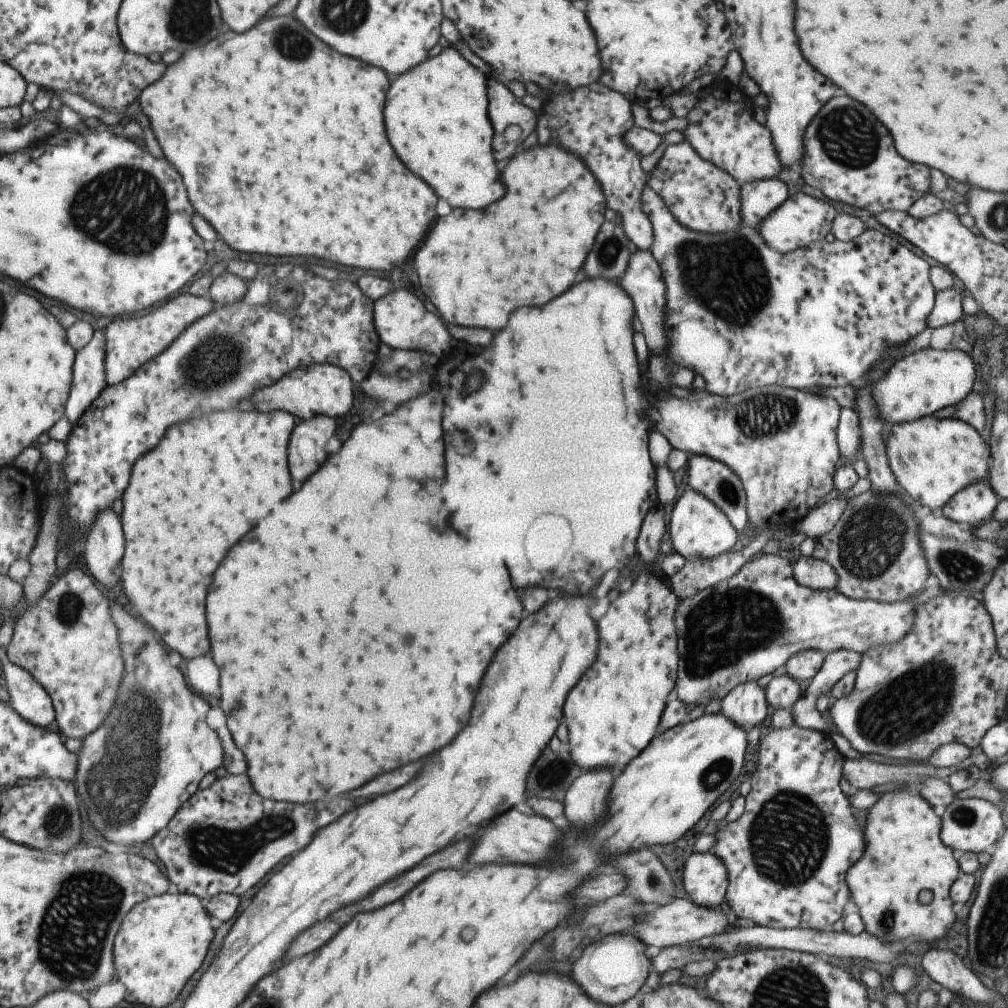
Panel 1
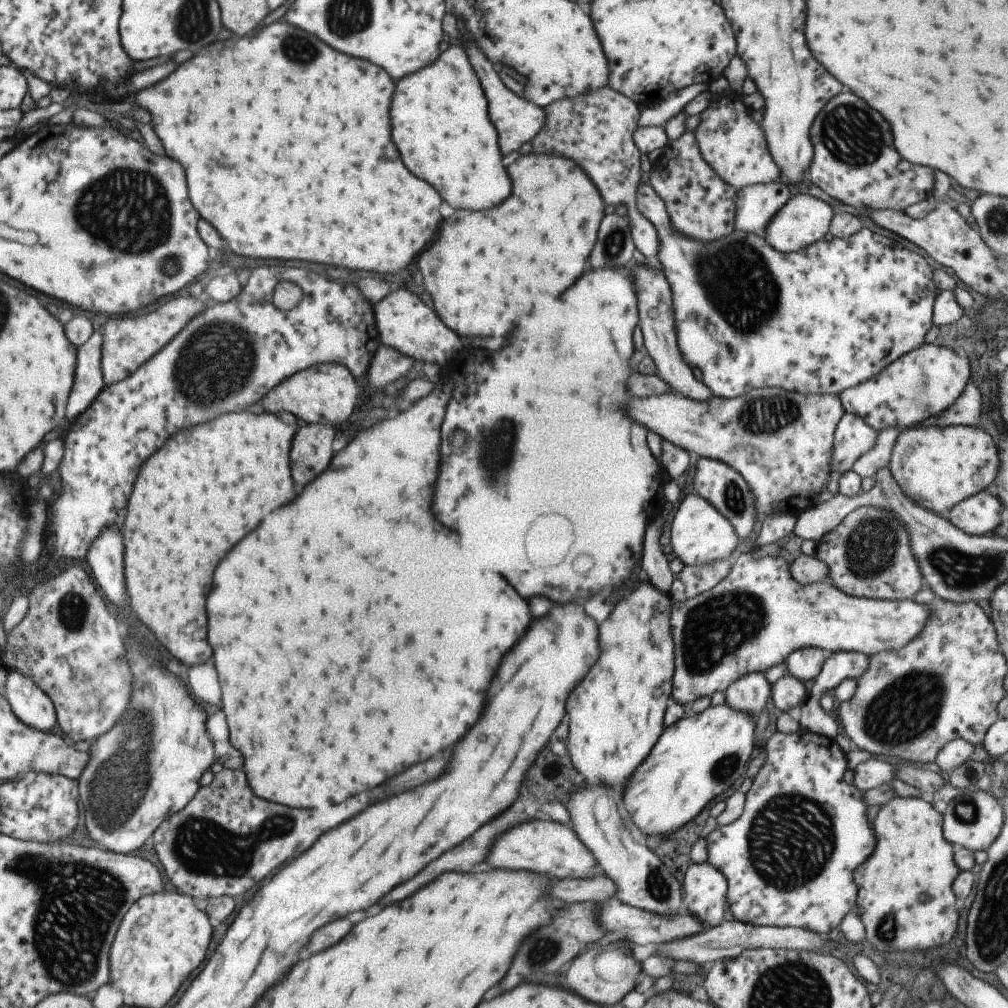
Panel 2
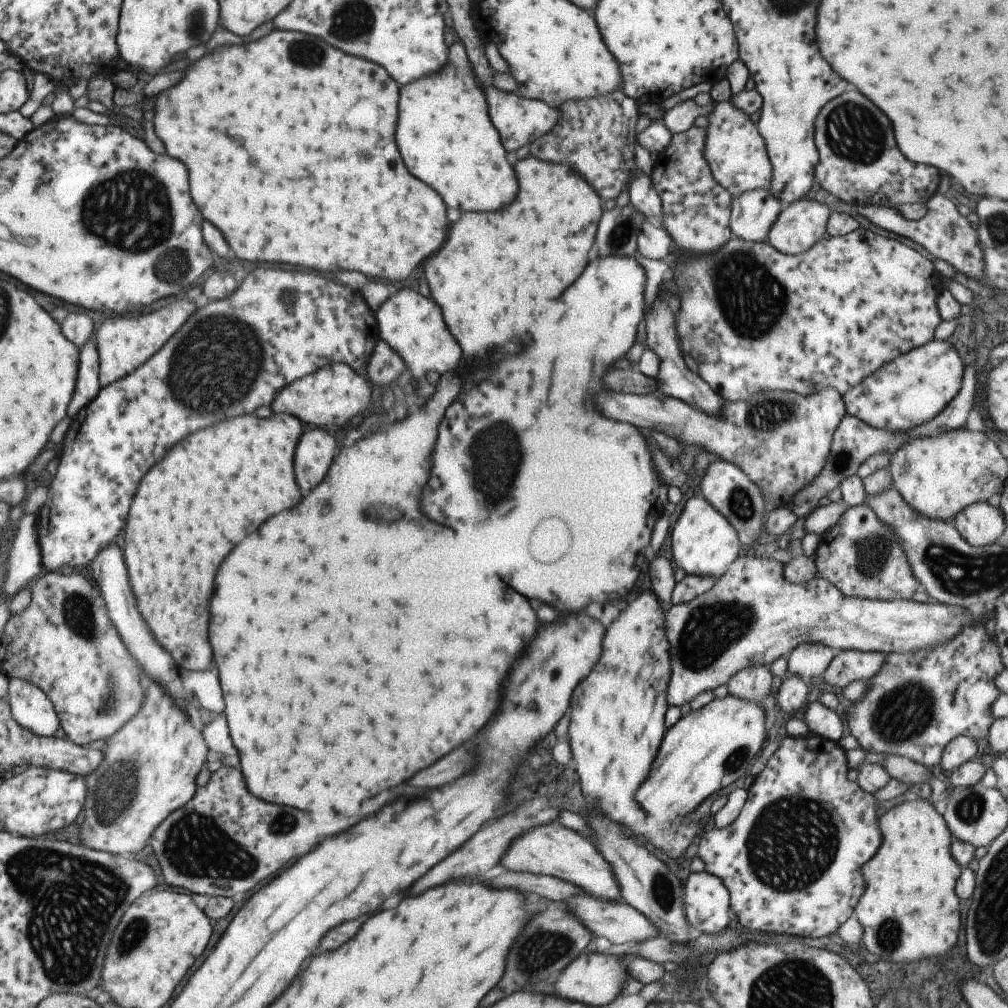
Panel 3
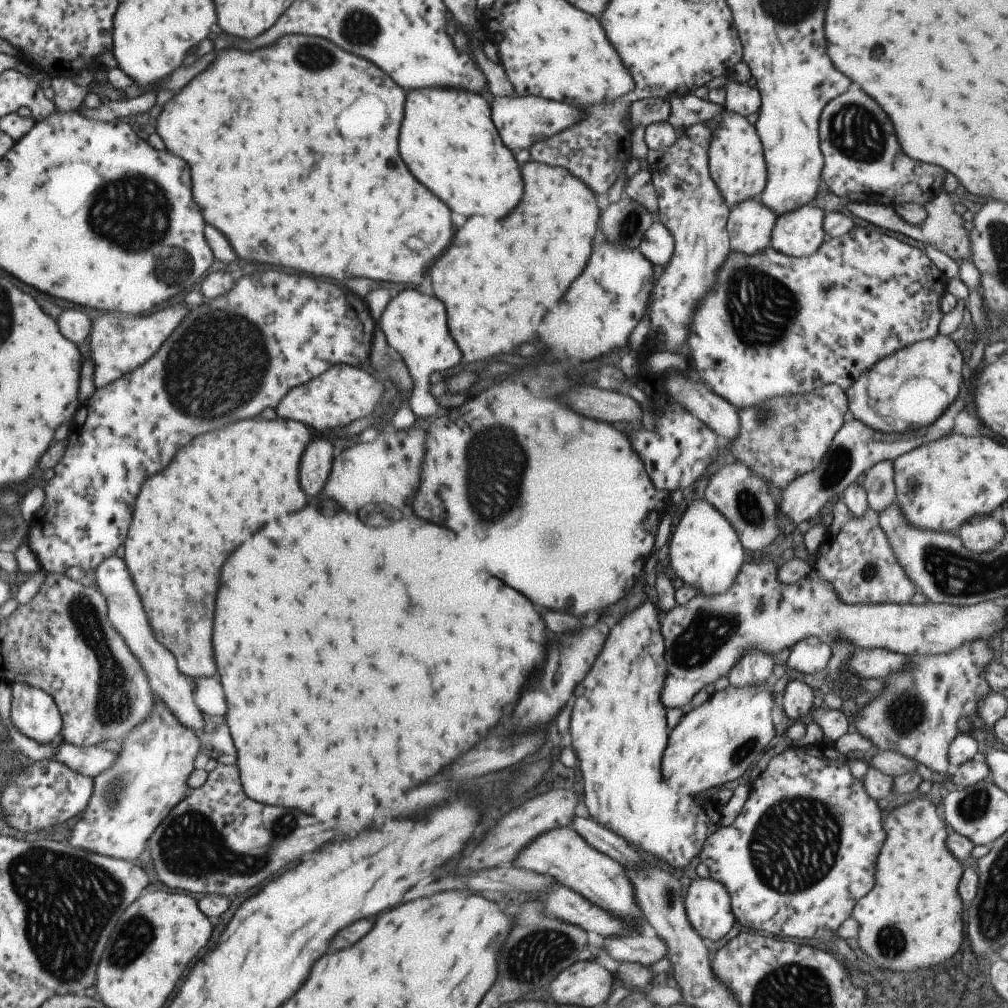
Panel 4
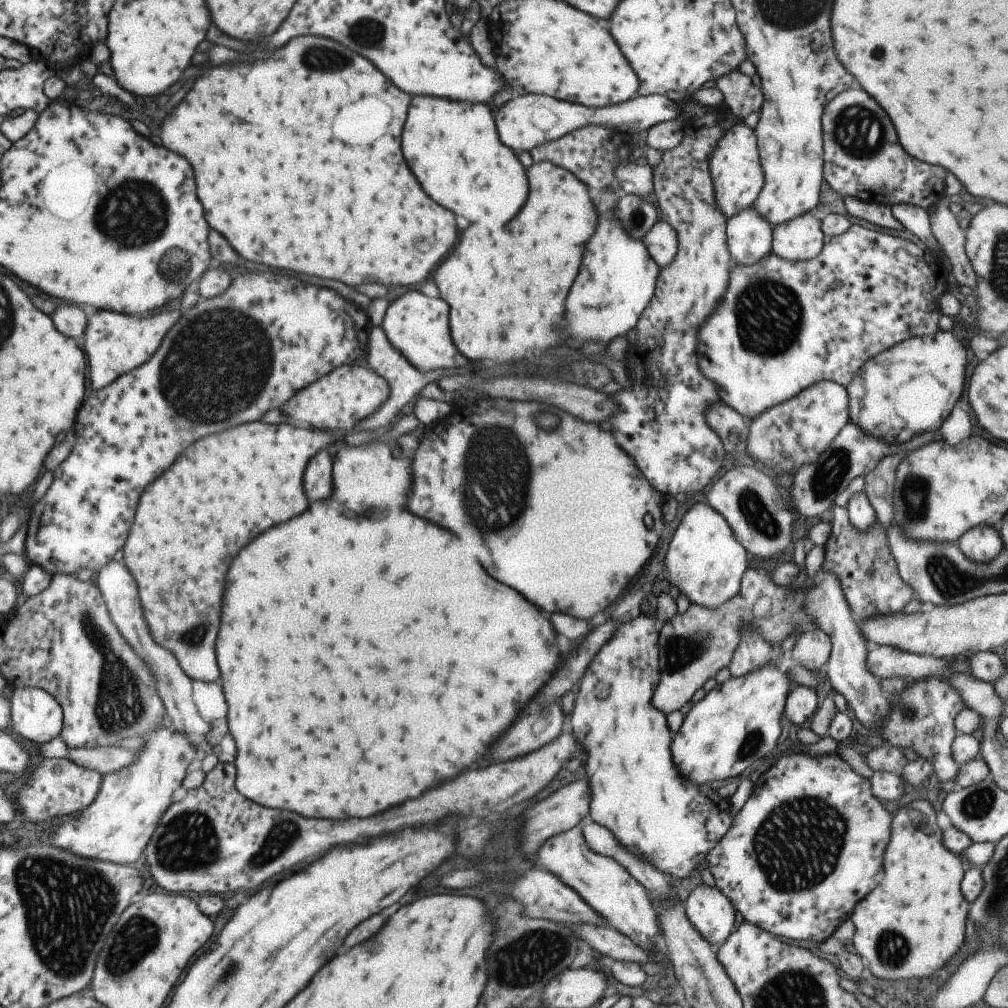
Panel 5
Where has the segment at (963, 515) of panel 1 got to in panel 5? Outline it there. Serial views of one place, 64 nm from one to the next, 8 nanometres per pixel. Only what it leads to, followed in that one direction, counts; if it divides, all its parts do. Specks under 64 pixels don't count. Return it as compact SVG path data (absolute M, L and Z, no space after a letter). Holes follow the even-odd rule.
M973 526L973 530L965 530L963 538L957 540L957 548L973 562L989 562L1003 550L1003 542L997 528Z

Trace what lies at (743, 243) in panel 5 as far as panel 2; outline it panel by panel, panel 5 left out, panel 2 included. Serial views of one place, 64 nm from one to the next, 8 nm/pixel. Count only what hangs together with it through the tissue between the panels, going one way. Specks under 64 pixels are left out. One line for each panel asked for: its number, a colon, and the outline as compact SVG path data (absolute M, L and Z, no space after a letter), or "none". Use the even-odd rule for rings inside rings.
2: M781 182L745 186L735 194L735 230L745 234L765 234L771 218L791 198Z
3: M769 188L749 190L731 200L731 238L761 244L767 240L771 224L777 220L783 204Z
4: M759 198L739 202L729 210L727 220L731 250L743 252L747 256L763 252L771 244L775 222L775 214L767 206L761 206Z

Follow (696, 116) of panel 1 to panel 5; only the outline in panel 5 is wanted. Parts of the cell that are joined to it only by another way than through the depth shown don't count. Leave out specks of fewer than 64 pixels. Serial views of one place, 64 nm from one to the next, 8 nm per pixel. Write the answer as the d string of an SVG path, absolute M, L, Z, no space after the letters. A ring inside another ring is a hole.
M743 120L723 132L721 140L717 142L711 154L709 174L711 174L711 184L715 190L715 202L719 210L727 216L727 220L733 218L735 214L741 214L741 210L745 208L753 208L753 202L763 186L763 170L759 164L755 132L747 128Z

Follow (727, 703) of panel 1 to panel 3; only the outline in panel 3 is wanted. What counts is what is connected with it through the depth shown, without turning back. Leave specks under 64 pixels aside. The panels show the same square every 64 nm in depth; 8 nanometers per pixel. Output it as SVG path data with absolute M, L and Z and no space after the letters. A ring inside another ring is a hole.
M757 666L757 668L745 668L731 676L727 682L727 692L733 698L739 698L747 704L761 704L763 698L771 694L771 674L769 668Z

